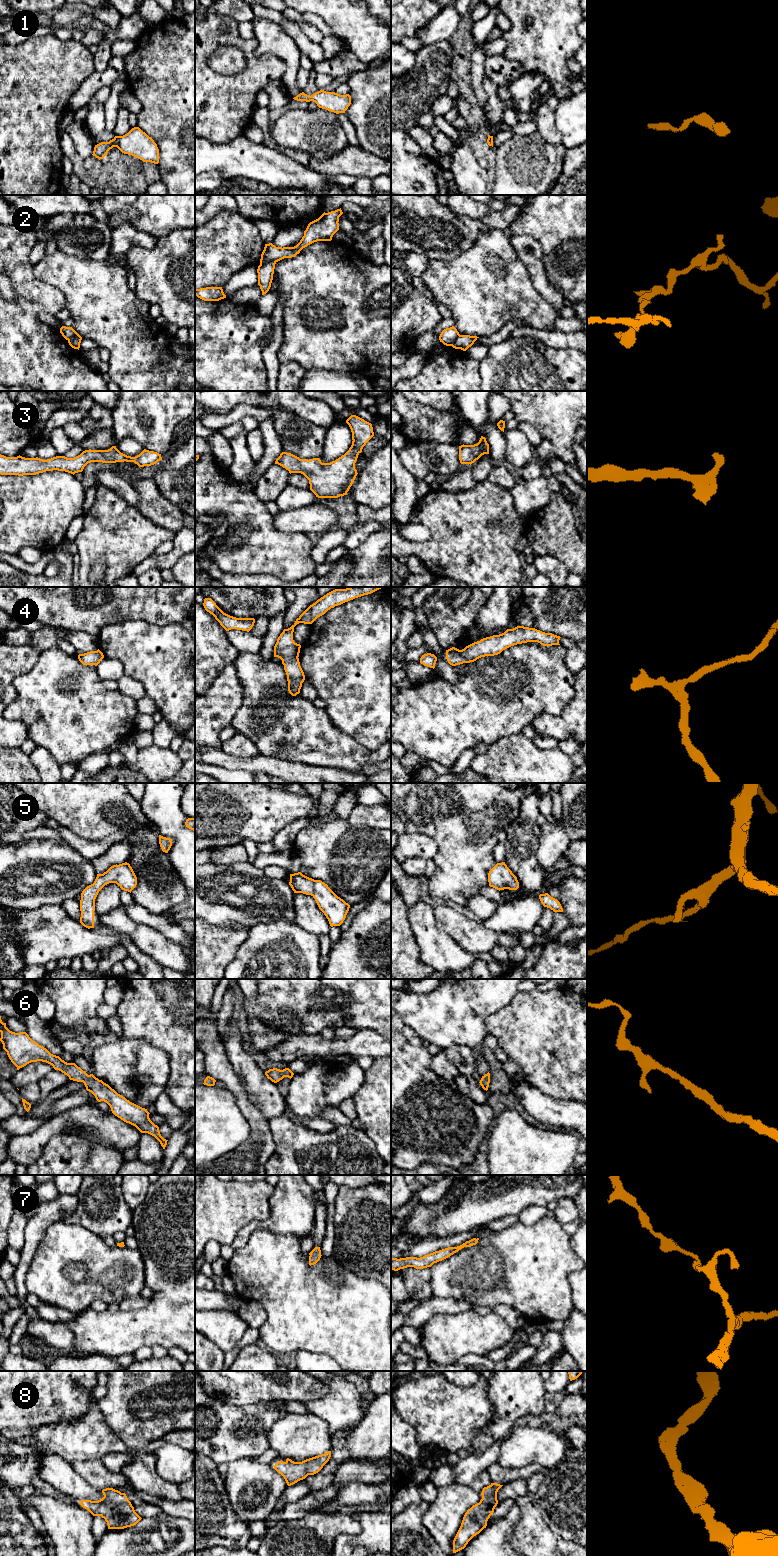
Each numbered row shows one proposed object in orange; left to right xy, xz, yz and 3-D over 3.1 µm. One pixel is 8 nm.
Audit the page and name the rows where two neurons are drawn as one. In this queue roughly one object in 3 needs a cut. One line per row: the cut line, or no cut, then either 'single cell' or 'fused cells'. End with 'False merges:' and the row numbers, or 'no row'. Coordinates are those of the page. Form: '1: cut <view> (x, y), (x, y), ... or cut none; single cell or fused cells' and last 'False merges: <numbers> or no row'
1: cut none; single cell
2: cut xz (275, 261), (267, 261), (260, 265); fused cells
3: cut none; single cell
4: cut none; single cell
5: cut none; single cell
6: cut none; single cell
7: cut none; single cell
8: cut none; single cell
False merges: 2

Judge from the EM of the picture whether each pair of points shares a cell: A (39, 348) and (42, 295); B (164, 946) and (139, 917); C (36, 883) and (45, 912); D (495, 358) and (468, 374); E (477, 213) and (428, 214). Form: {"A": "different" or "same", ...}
{"A": "same", "B": "different", "C": "different", "D": "different", "E": "different"}

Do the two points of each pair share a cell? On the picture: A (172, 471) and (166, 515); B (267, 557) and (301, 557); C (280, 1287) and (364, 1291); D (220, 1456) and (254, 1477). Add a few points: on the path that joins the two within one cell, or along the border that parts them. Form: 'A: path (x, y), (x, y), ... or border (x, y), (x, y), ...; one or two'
A: border (154, 481), (159, 492), (183, 514); two
B: path (275, 557), (293, 557); one
C: path (301, 1291), (343, 1291); one
D: border (252, 1457), (242, 1457), (228, 1464); two

